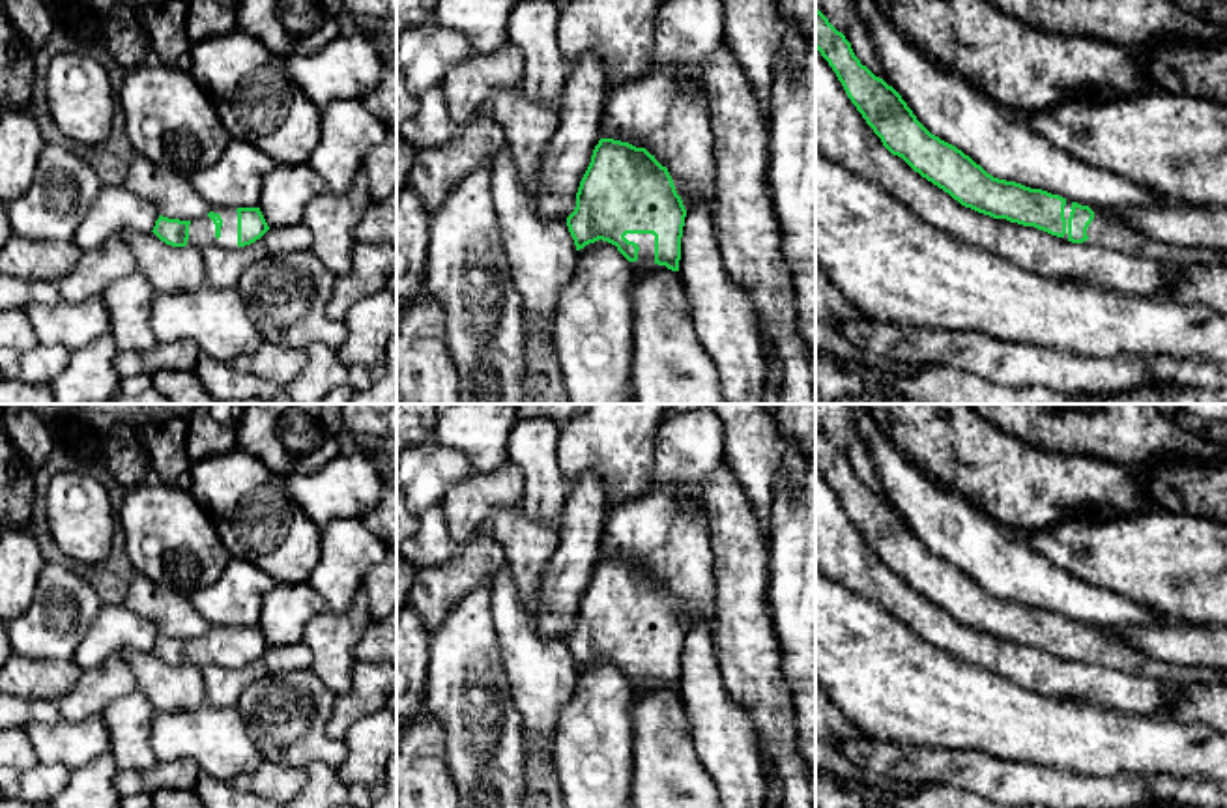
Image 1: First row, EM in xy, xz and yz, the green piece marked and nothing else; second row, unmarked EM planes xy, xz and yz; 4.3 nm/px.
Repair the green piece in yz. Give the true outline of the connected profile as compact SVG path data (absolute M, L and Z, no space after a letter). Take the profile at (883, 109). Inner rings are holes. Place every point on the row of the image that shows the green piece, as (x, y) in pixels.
M817 7L816 49L883 146L961 206L1124 256L1180 267L1227 264L1227 252L1158 241L1119 217L1042 189L993 178L961 150L931 135L902 95L860 64L845 36Z

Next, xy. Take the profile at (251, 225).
M211 208L195 221L159 215L153 234L172 247L239 249L254 243L269 230L260 208Z

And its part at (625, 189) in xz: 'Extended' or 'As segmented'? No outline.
Extended

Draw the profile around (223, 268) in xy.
M297 223L286 228L269 228L260 239L239 249L208 247L202 251L206 284L213 288L236 288L243 271L256 260L273 252L310 251L312 234Z

